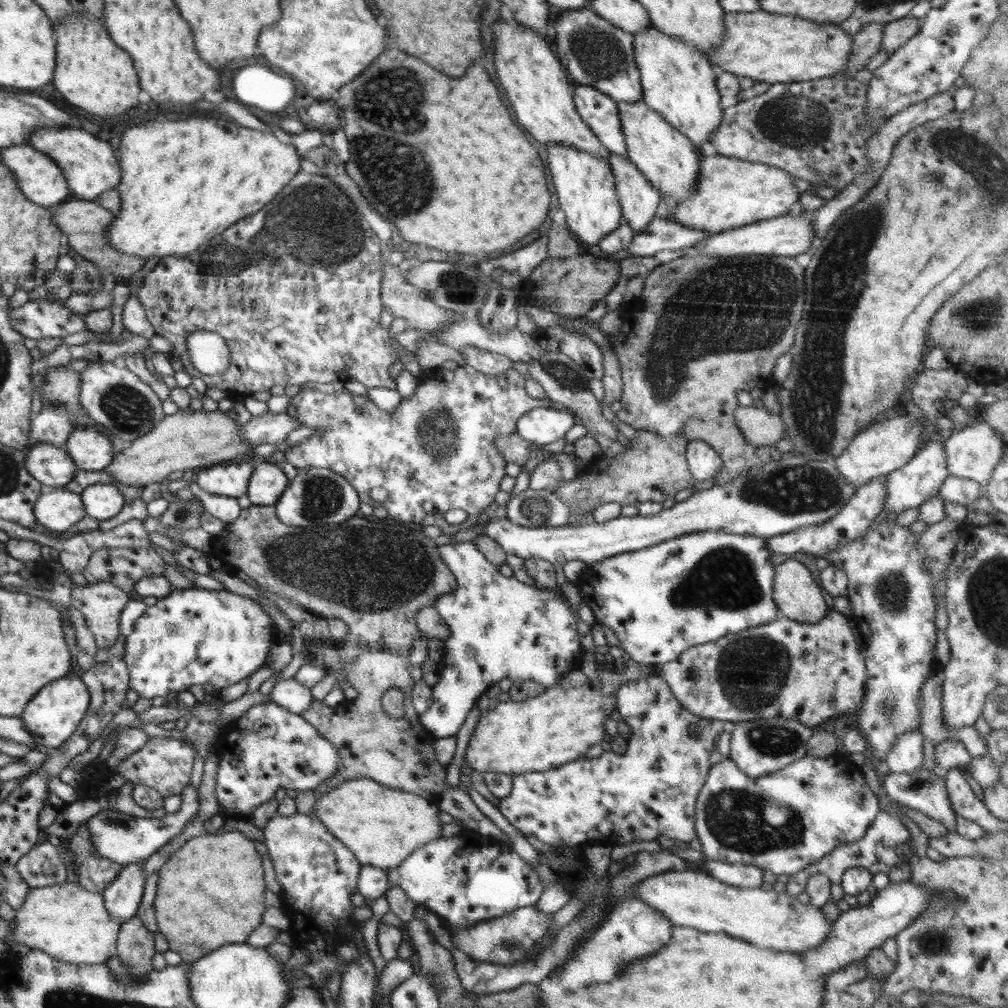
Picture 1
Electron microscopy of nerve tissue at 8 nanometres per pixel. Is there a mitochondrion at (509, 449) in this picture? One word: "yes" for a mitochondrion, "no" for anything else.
yes

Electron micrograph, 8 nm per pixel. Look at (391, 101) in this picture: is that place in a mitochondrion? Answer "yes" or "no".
yes

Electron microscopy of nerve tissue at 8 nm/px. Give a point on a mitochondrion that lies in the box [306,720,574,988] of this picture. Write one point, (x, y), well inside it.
(510, 944)

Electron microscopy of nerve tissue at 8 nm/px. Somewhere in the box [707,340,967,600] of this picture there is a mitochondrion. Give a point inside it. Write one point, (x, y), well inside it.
(797, 488)

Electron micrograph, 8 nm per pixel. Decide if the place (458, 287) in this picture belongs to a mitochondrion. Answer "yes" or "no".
yes

